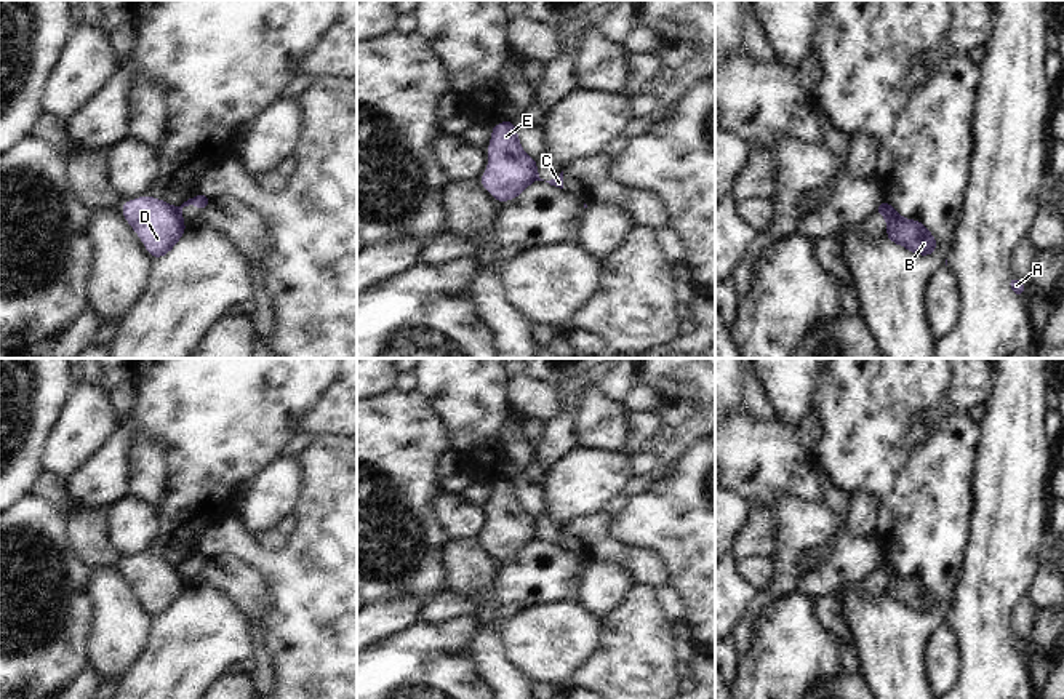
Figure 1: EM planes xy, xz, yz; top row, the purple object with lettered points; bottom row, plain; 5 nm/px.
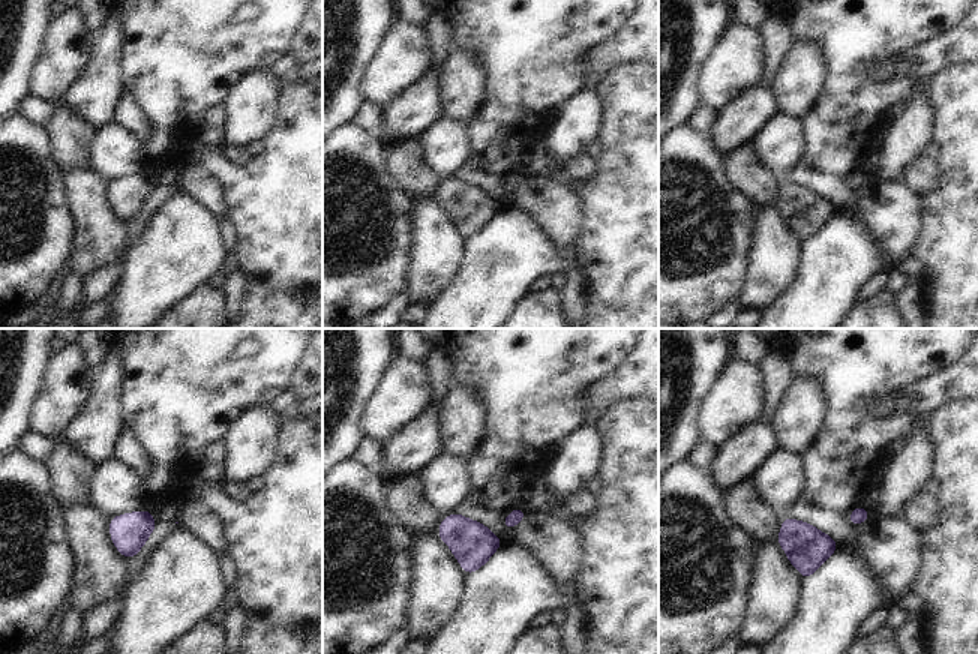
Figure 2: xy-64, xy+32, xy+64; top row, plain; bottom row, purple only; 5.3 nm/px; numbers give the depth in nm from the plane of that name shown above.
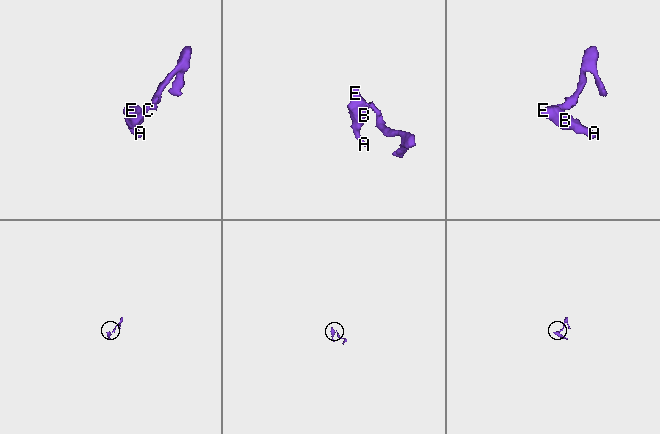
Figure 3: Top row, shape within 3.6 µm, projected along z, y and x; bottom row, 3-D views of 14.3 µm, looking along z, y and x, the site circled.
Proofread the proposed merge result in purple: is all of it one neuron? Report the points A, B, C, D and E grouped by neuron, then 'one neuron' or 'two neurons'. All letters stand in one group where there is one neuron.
A B D E / C; two neurons

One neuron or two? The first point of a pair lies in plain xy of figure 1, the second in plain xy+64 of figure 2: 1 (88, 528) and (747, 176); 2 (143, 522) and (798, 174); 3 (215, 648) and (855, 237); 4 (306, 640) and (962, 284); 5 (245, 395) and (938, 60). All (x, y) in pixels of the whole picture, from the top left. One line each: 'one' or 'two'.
1: one
2: two
3: one
4: one
5: two

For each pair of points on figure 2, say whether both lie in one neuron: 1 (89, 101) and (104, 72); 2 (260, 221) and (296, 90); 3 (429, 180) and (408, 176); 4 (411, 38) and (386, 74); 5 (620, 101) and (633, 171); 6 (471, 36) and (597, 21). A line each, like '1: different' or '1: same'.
1: same
2: same
3: same
4: same
5: same
6: same

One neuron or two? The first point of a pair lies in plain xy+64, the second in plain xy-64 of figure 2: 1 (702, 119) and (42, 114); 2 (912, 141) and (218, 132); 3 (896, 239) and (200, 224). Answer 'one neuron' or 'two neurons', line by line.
1: one neuron
2: two neurons
3: two neurons

